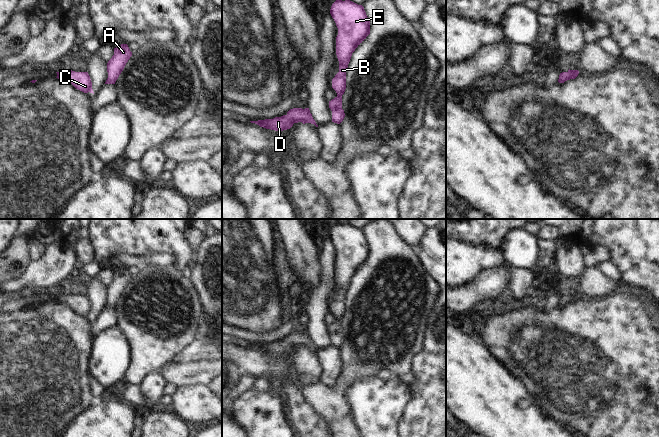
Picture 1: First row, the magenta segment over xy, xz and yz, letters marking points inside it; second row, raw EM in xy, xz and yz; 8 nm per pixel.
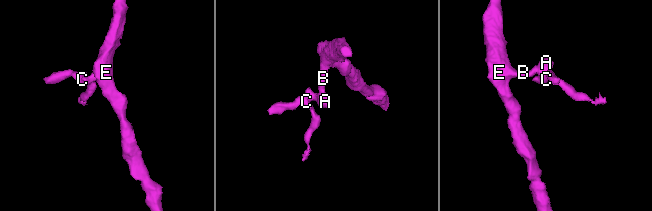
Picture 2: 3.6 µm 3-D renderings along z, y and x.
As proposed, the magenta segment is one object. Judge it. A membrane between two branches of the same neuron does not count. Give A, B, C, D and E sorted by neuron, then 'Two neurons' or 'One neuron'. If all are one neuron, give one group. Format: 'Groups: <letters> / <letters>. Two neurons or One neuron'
Groups: A B C D E. One neuron.

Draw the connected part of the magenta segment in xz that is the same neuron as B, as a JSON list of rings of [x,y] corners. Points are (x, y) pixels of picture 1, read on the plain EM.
[[[336,224],[330,238],[338,252],[336,261],[336,279],[339,285],[339,296],[332,303],[332,312],[337,320],[329,325],[332,335],[332,346],[340,348],[345,337],[342,333],[342,319],[346,313],[346,295],[352,277],[370,258],[370,245],[364,231],[350,224]]]

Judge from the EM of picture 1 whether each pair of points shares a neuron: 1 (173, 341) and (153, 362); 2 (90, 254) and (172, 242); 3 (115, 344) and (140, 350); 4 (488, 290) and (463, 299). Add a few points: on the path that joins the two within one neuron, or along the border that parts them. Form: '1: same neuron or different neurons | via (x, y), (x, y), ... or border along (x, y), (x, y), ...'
1: same neuron | via (168, 346), (157, 357)
2: different neurons | border along (88, 239), (95, 249), (96, 261)
3: different neurons | border along (121, 327), (129, 338), (132, 353), (128, 371)
4: same neuron | via (482, 290), (478, 290), (469, 296)

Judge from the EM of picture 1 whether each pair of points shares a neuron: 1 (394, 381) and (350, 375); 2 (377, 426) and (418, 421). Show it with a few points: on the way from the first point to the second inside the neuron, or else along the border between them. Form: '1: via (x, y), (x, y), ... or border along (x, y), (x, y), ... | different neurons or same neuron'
1: border along (375, 374), (360, 376), (347, 388), (346, 394) | different neurons
2: border along (410, 402), (399, 426) | different neurons

